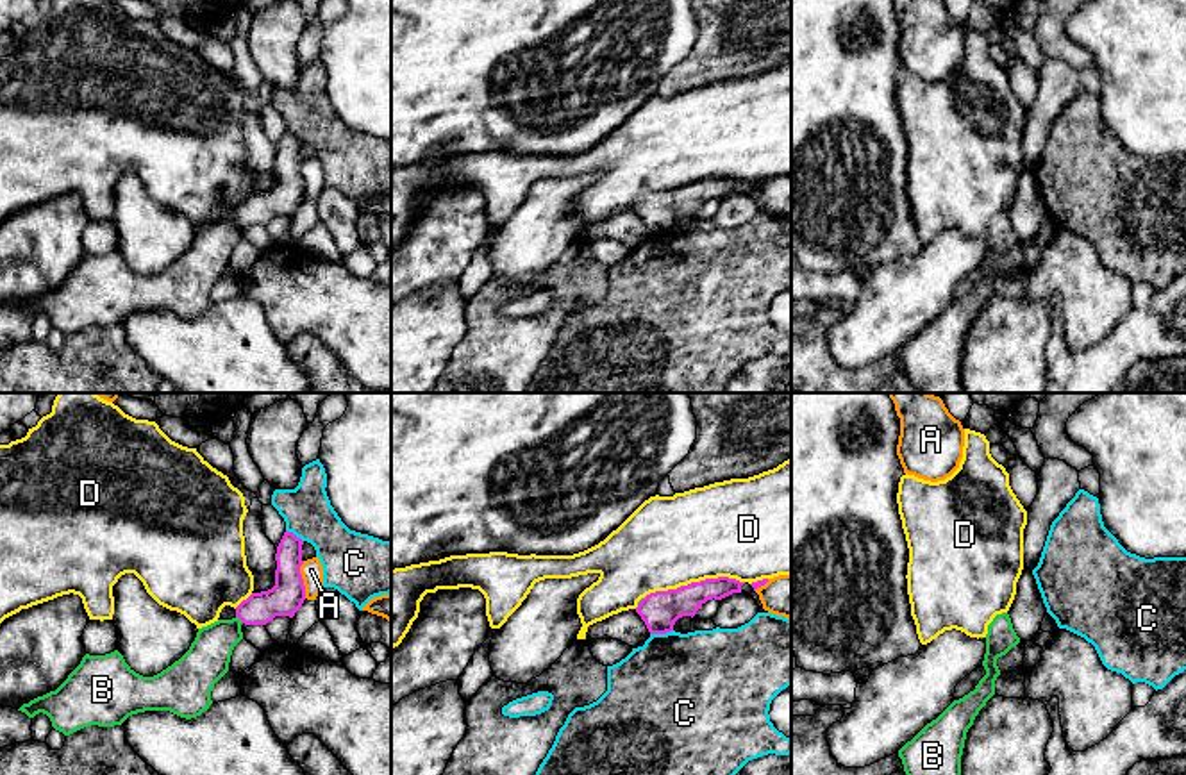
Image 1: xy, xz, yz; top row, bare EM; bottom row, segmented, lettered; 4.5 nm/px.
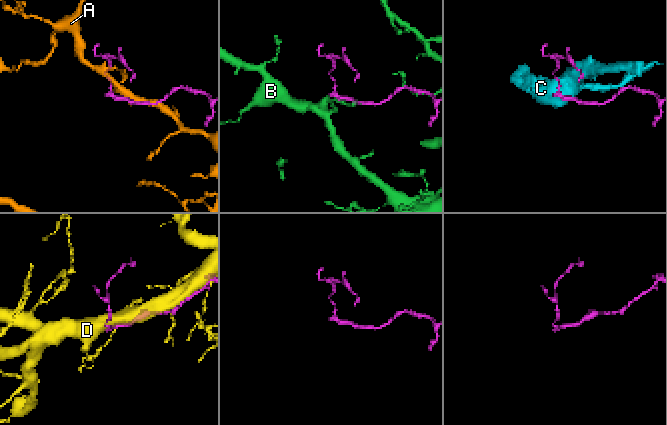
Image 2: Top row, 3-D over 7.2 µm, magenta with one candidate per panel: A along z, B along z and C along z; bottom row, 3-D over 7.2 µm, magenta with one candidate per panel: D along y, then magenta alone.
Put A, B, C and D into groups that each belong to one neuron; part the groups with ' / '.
A / B / C / D

